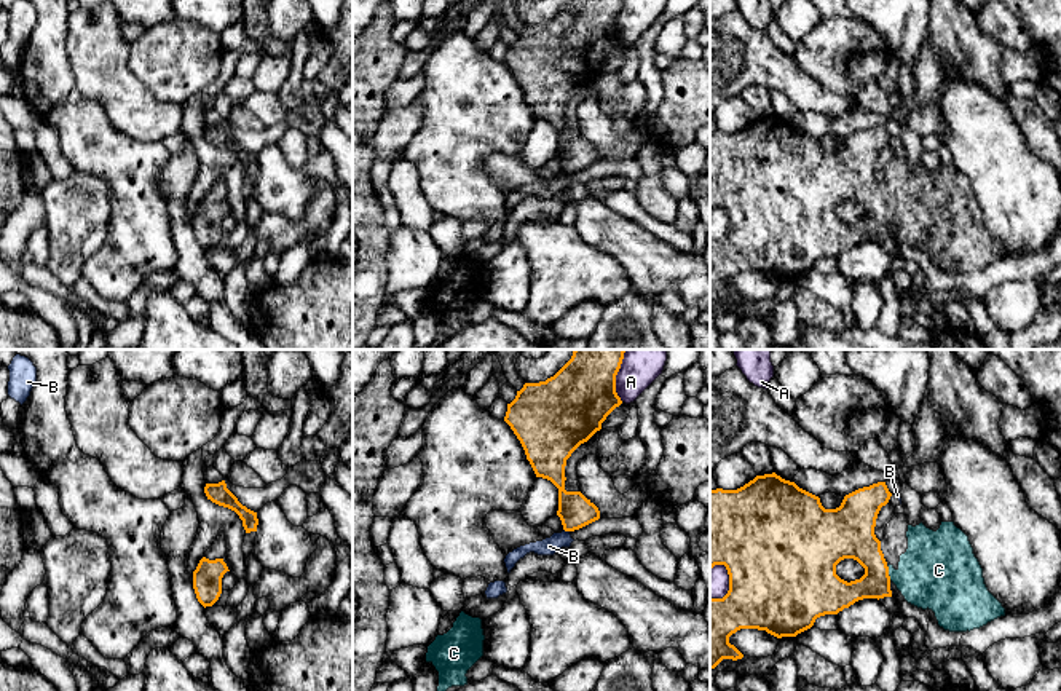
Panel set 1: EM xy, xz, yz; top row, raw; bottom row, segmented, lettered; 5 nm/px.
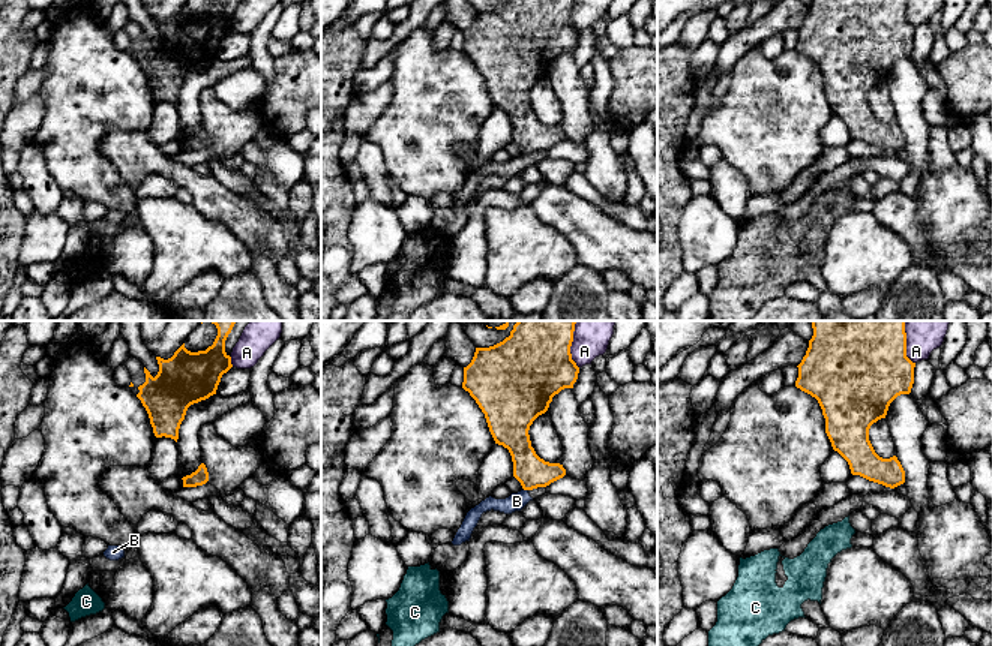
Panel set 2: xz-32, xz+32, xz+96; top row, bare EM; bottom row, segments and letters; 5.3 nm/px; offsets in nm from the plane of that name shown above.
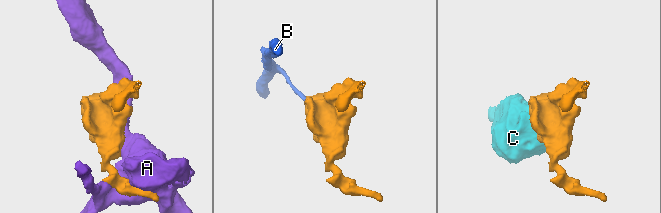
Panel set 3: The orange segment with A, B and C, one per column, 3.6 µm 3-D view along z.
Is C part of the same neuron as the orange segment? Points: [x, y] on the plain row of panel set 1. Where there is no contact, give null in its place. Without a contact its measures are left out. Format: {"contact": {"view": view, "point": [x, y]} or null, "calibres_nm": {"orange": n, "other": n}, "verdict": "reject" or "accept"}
{"contact": {"view": "yz", "point": [887, 216]}, "calibres_nm": {"orange": 220, "other": 380}, "verdict": "accept"}

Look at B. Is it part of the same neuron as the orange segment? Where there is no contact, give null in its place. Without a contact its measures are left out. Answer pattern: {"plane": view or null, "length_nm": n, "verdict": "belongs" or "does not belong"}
{"plane": "xz", "length_nm": 40, "verdict": "does not belong"}

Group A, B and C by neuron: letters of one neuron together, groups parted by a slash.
A / B / C

